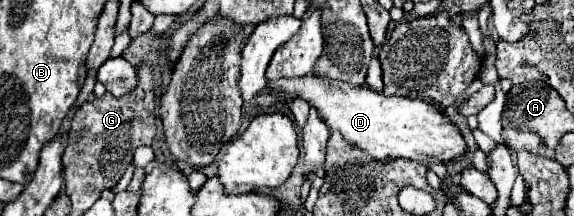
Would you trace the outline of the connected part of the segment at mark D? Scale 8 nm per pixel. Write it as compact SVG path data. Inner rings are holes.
M307 74L301 78L283 78L267 84L273 92L283 92L293 98L303 98L309 102L331 132L339 132L343 140L357 146L375 160L385 158L437 158L439 162L449 162L465 152L465 140L459 130L447 120L447 116L425 100L411 100L405 96L385 96L367 86L353 86L341 80L331 80L317 74Z

